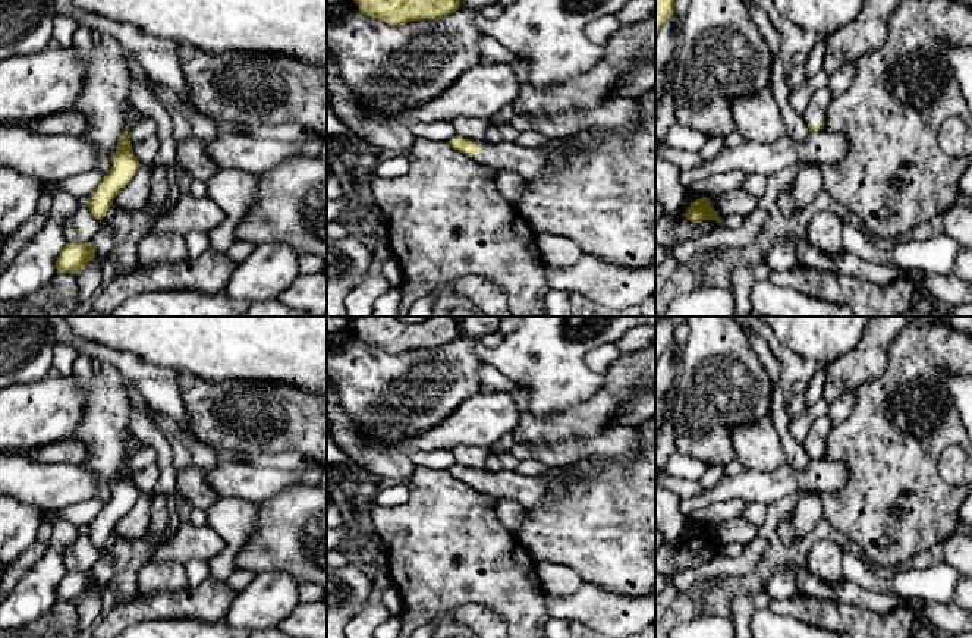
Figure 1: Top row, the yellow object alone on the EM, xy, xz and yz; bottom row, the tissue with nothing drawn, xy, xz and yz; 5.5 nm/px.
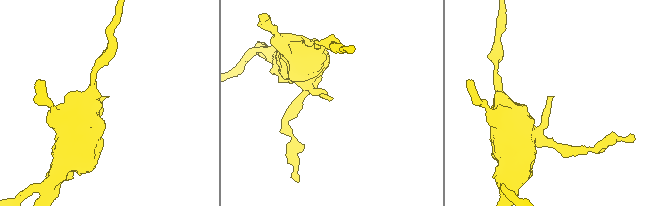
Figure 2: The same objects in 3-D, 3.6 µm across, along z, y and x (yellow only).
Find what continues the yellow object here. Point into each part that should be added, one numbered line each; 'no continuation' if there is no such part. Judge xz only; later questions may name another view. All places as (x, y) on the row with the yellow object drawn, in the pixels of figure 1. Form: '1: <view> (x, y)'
1: xz (503, 156)

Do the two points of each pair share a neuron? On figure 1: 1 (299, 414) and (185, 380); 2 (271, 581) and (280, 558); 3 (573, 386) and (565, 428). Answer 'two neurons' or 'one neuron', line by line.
1: one neuron
2: two neurons
3: two neurons

